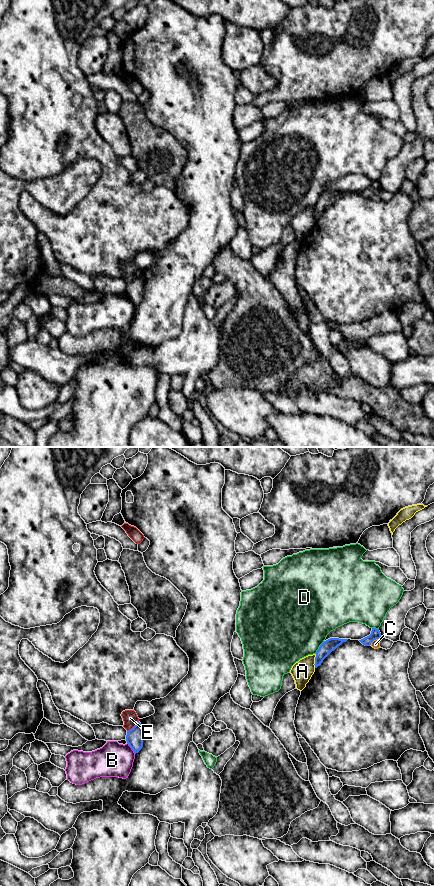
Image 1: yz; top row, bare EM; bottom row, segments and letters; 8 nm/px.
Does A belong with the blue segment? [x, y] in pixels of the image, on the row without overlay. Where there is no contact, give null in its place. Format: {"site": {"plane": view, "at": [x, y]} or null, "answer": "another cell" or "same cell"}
{"site": {"plane": "yz", "at": [315, 213]}, "answer": "another cell"}

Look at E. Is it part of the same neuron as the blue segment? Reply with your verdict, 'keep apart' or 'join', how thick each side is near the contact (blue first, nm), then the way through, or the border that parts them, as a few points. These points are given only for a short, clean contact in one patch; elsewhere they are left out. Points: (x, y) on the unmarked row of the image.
keep apart | 140/120 nm | along yz (138, 273), (127, 283)

